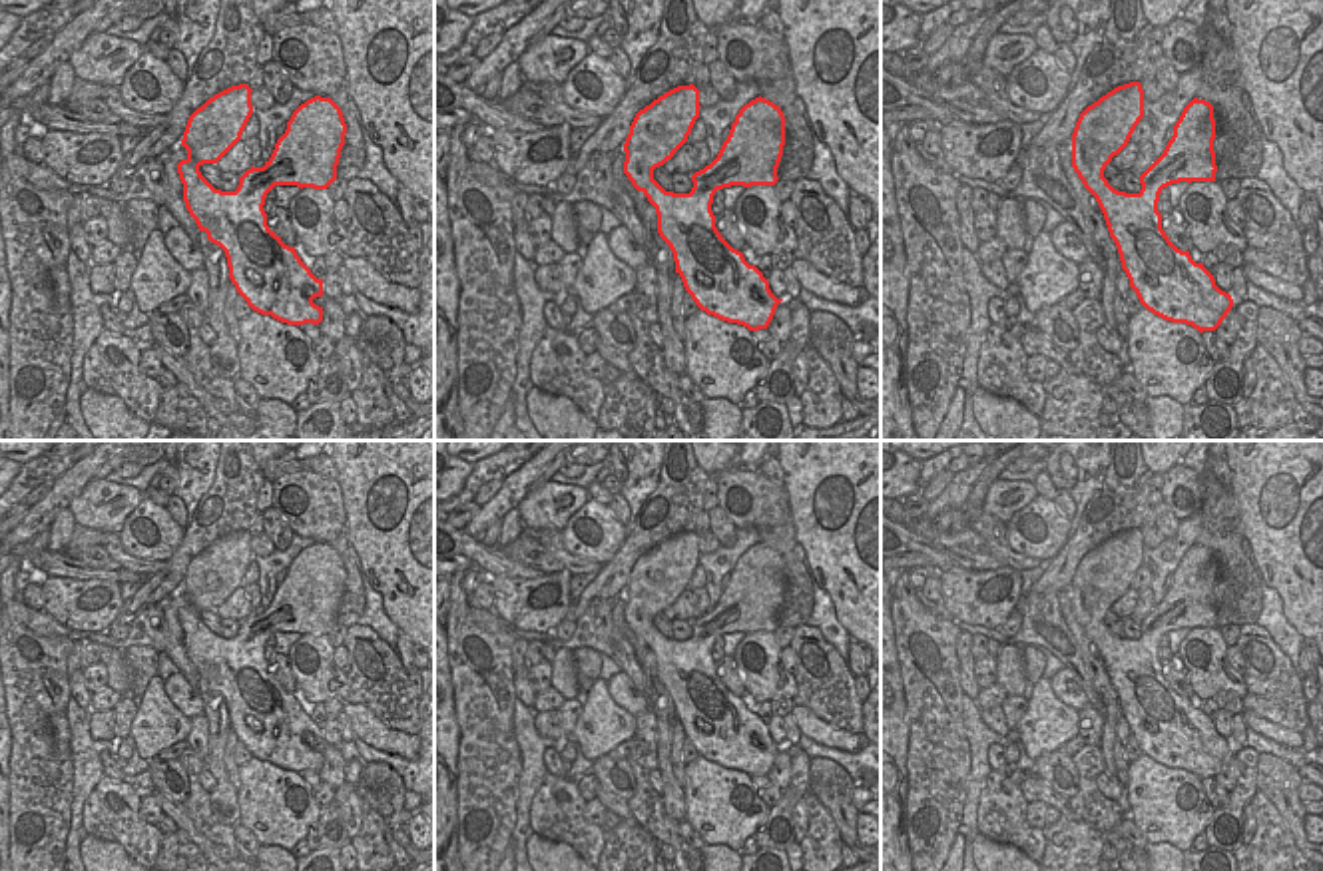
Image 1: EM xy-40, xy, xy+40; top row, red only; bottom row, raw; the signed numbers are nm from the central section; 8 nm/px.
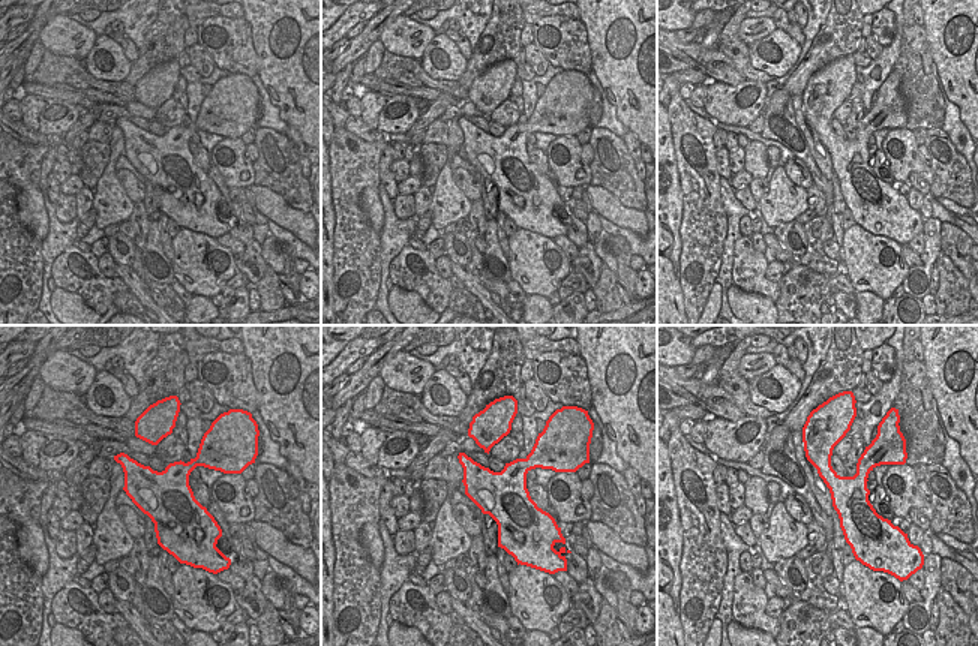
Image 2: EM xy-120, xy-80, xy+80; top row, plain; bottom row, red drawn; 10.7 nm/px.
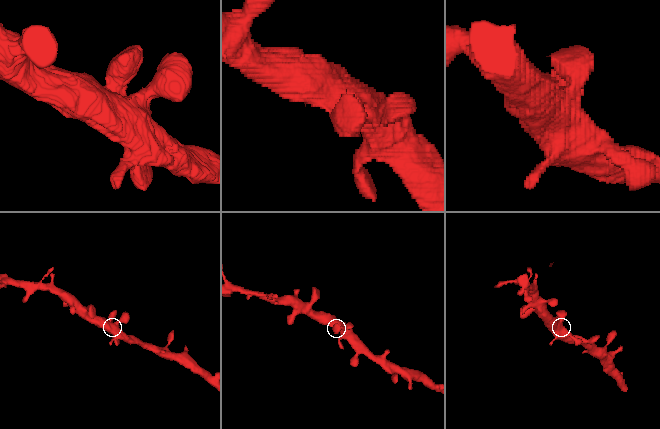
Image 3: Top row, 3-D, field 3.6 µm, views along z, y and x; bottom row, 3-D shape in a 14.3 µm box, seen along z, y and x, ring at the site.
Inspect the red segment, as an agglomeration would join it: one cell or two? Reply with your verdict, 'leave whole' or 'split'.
leave whole

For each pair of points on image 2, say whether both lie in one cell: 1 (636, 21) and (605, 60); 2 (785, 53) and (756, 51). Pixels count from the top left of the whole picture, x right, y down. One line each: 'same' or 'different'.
1: same
2: same

